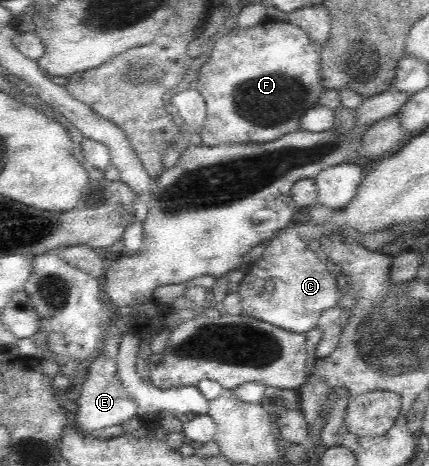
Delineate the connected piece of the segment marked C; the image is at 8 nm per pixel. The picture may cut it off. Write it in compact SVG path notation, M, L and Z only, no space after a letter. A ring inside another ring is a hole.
M294 226L283 228L275 237L265 243L264 254L253 263L248 263L246 274L239 283L238 294L242 301L244 313L262 320L264 323L273 324L290 332L305 335L308 330L317 326L320 314L326 308L336 306L343 291L342 279L339 275L330 272L318 256L308 250L306 238L298 235Z

